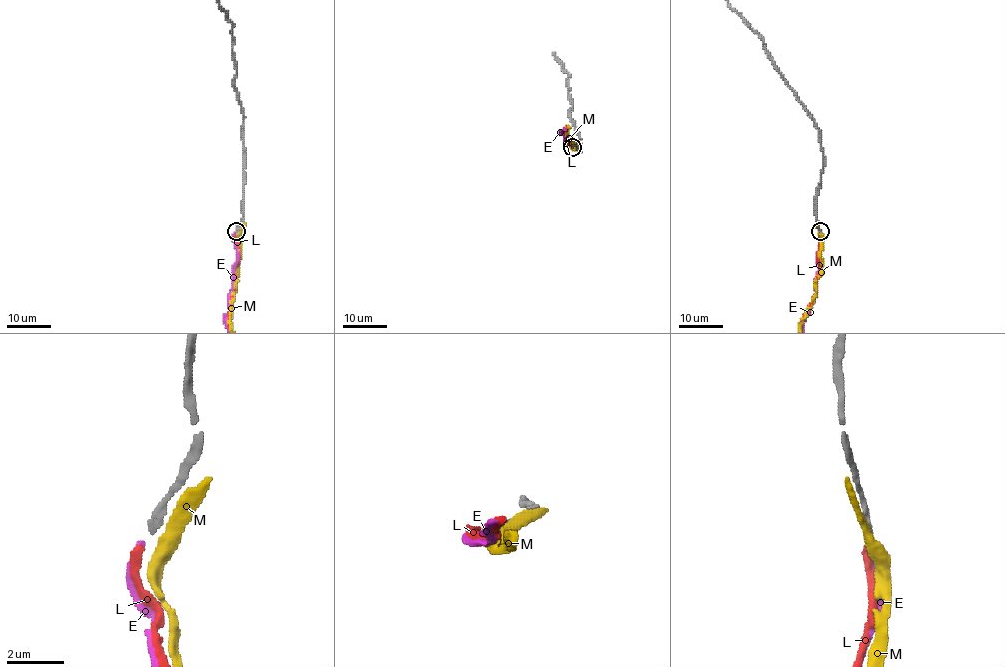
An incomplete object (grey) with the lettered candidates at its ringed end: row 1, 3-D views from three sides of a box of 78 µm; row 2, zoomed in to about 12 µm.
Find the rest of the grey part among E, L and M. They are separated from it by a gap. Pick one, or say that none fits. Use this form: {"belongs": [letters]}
{"belongs": ["E"]}

